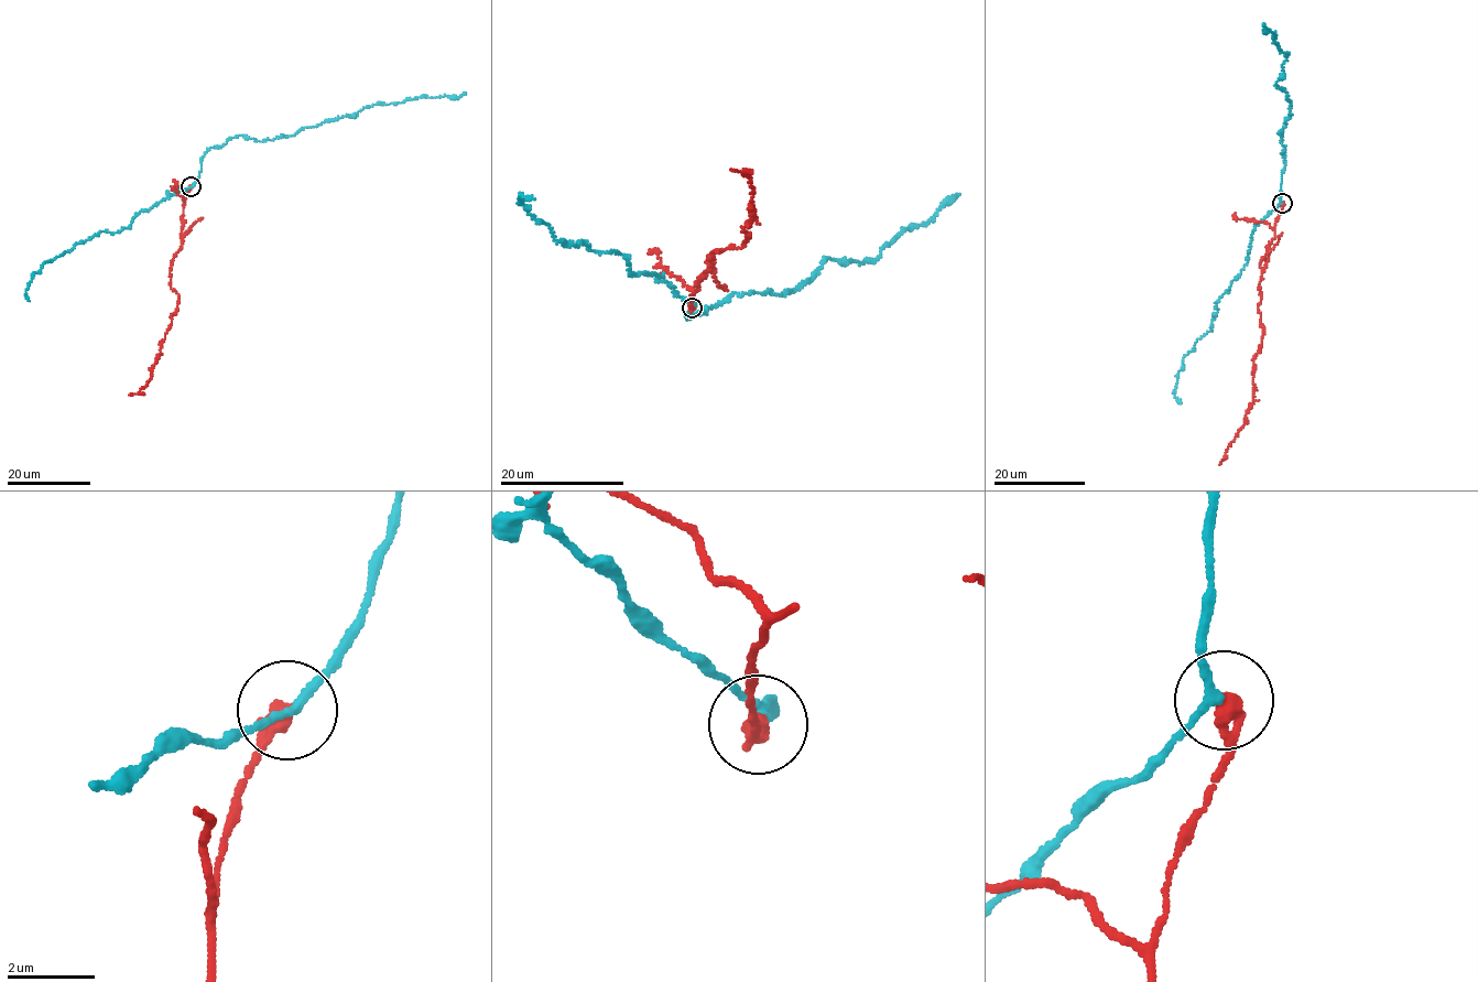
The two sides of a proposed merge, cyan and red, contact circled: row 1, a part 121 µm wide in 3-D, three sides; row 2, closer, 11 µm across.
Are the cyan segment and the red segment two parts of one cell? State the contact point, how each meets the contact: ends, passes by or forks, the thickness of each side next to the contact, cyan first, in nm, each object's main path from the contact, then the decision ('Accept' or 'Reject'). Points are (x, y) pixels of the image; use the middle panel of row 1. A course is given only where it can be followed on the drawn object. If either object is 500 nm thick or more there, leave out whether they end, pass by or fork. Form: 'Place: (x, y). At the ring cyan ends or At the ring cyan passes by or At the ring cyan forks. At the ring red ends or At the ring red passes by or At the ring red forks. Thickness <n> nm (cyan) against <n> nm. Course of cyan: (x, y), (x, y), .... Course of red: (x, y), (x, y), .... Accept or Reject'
Place: (692, 308). At the ring cyan passes by. At the ring red ends. Thickness 180 nm (cyan) against 400 nm. Course of cyan: (693, 308), (687, 317), (734, 293), (783, 294), (826, 258), (872, 260), (957, 194). Course of red: (693, 308), (710, 257), (741, 247), (756, 218), (753, 189), (743, 172), (731, 171). Reject

